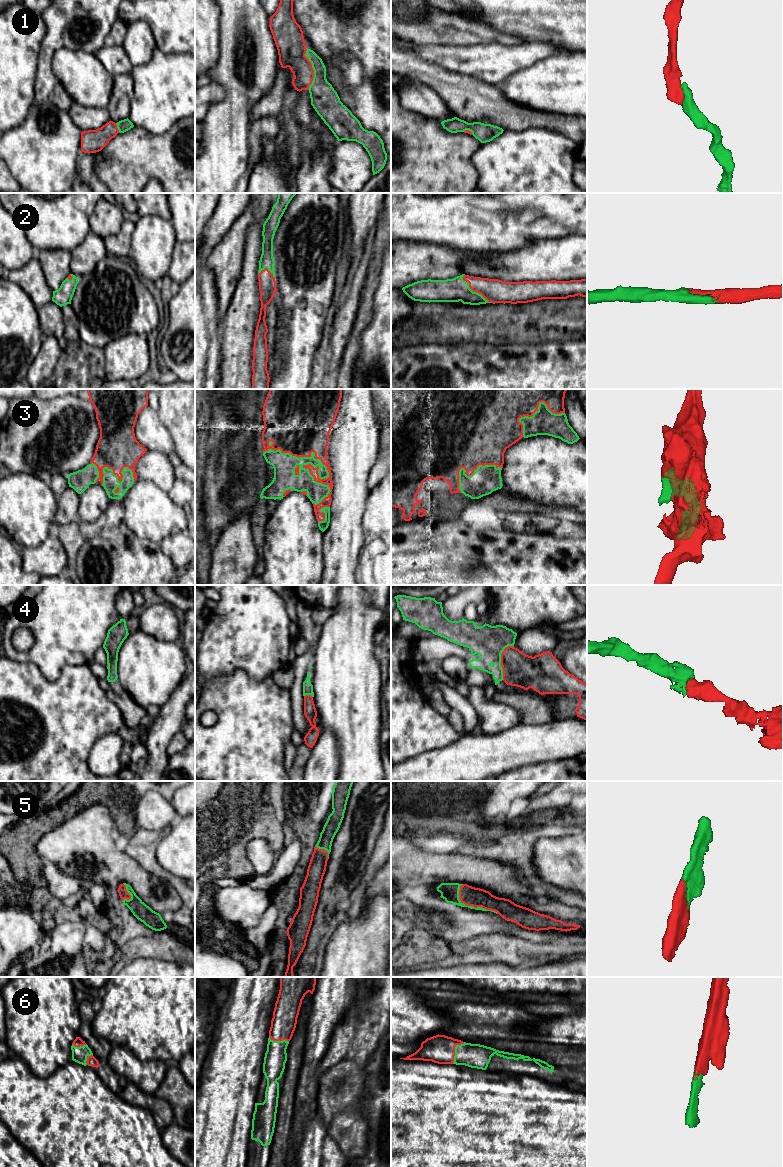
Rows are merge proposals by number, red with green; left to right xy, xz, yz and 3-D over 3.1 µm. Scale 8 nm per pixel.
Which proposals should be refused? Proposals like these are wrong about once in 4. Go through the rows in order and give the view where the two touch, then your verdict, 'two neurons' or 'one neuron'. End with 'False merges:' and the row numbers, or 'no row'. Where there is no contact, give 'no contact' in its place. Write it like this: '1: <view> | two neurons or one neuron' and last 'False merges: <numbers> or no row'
1: xz | one neuron
2: yz | one neuron
3: xz | one neuron
4: yz | one neuron
5: yz | one neuron
6: yz | one neuron
False merges: no row

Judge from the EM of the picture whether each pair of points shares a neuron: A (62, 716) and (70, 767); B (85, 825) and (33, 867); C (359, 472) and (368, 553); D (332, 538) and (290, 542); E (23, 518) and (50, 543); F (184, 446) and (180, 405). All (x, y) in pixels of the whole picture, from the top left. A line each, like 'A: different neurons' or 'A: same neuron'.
A: same neuron
B: different neurons
C: different neurons
D: different neurons
E: different neurons
F: same neuron

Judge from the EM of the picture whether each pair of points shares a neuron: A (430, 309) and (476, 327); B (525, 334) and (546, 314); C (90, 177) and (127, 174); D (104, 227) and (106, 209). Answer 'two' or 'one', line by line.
A: one
B: one
C: two
D: one

